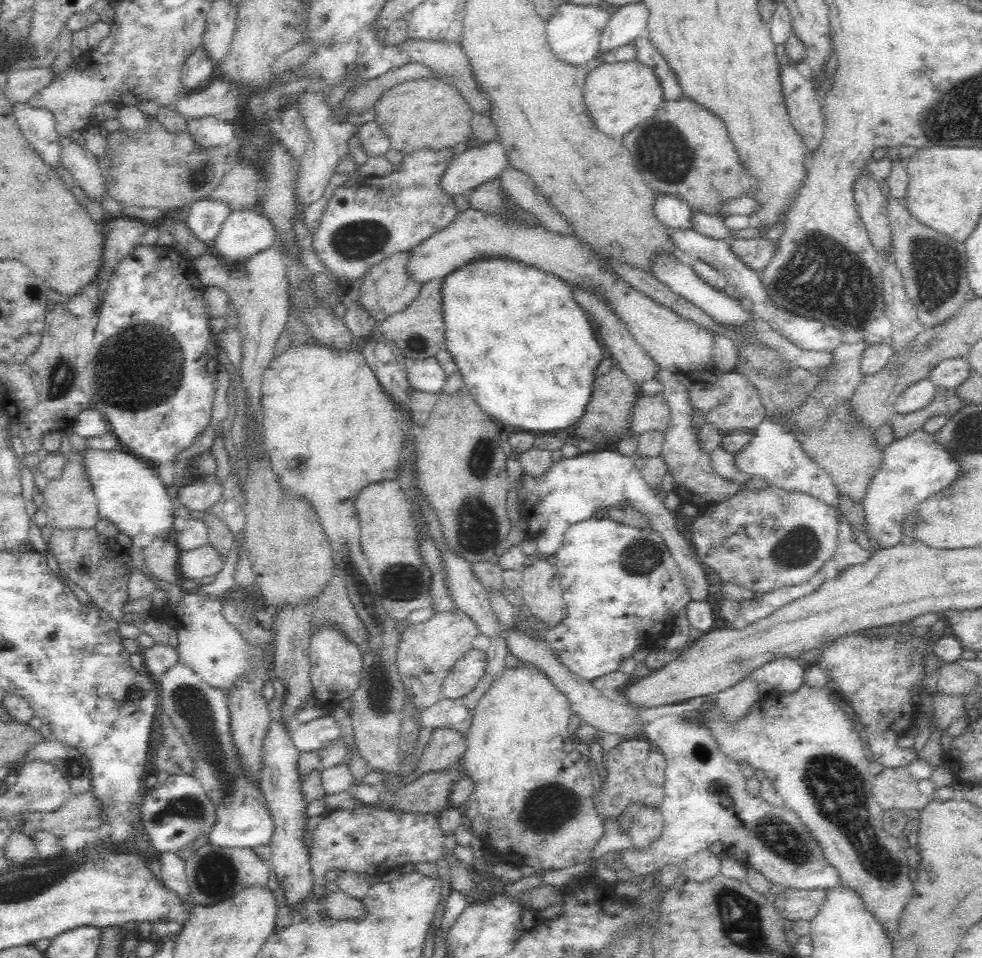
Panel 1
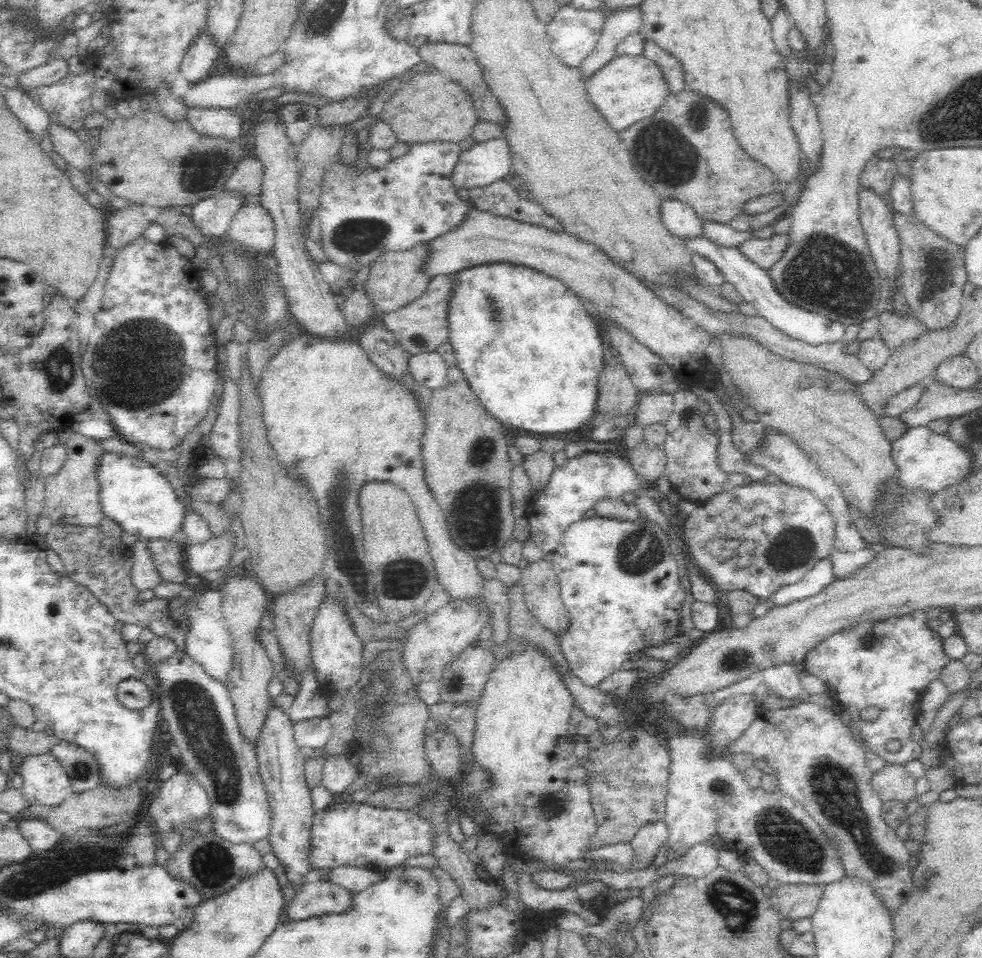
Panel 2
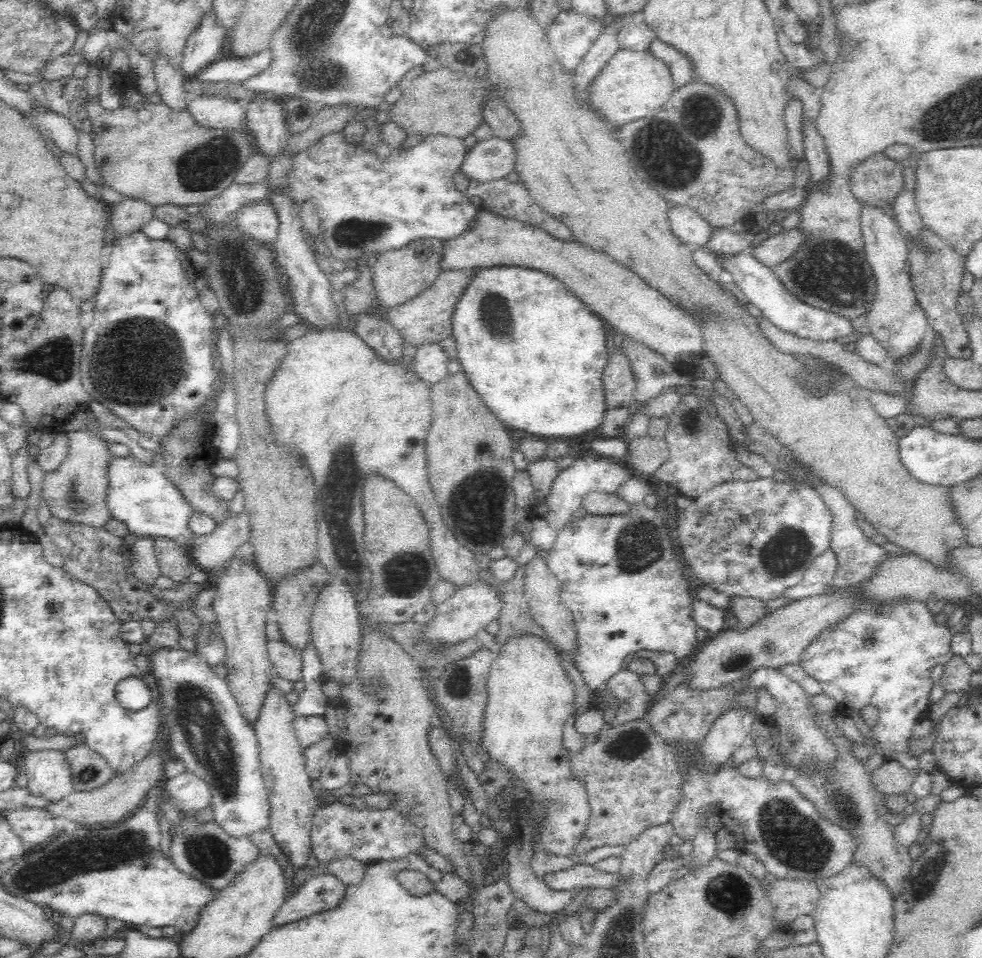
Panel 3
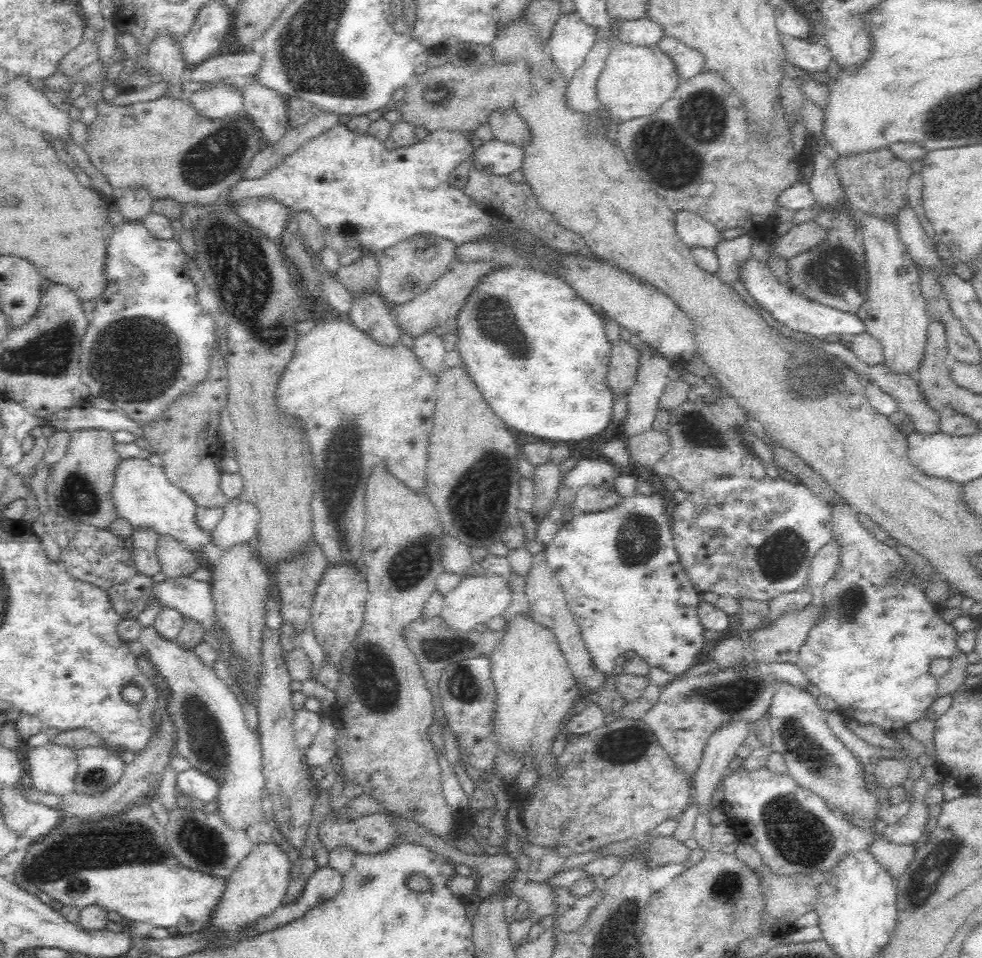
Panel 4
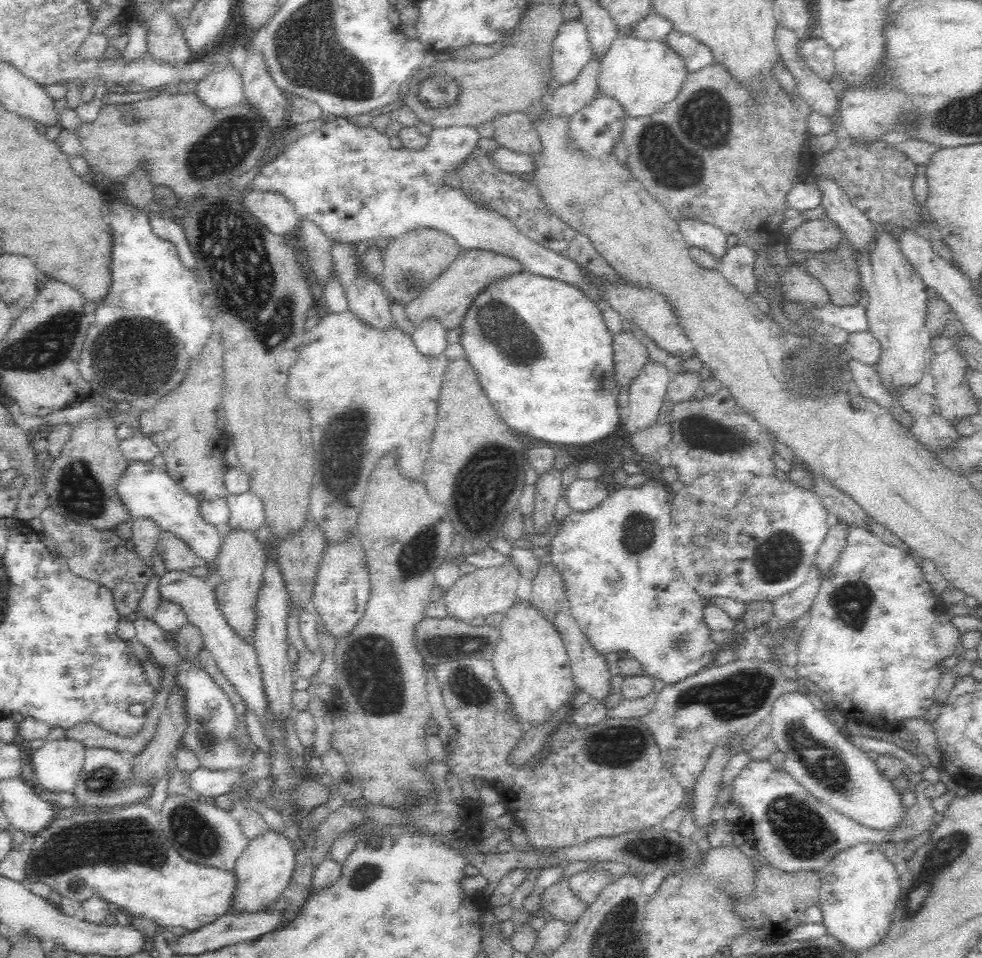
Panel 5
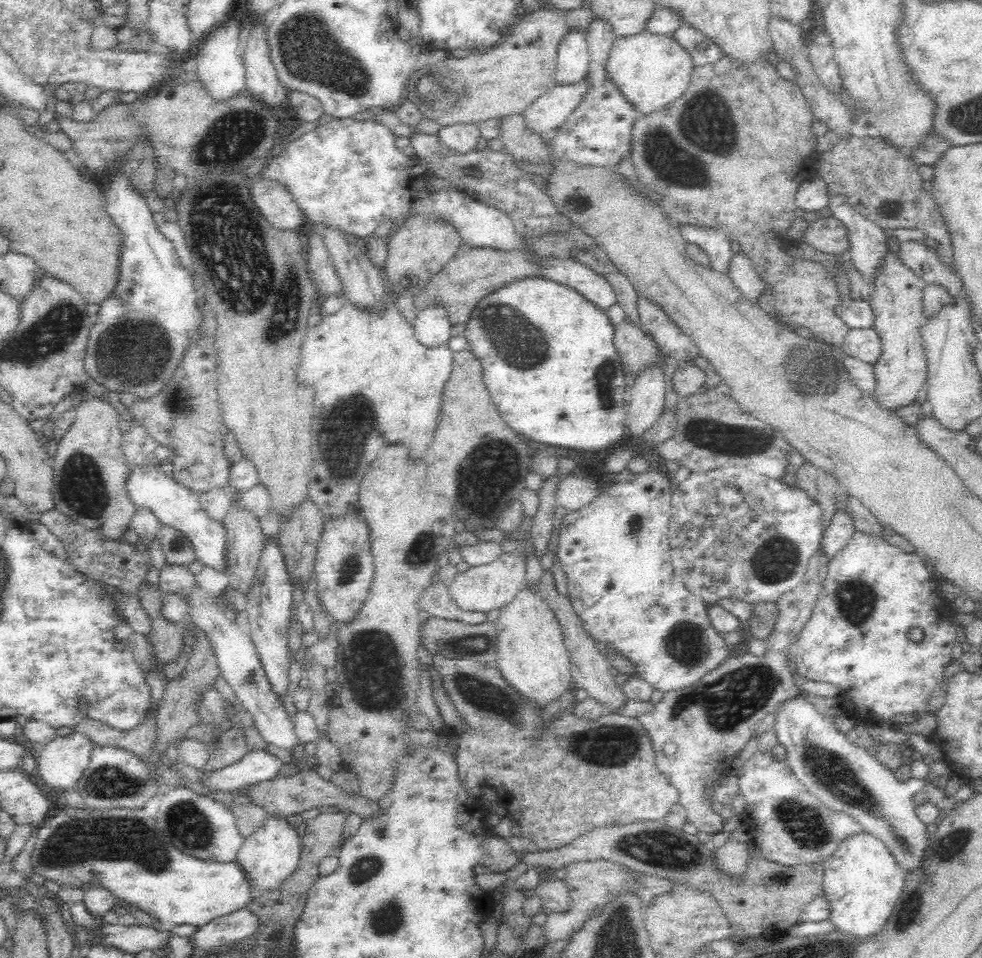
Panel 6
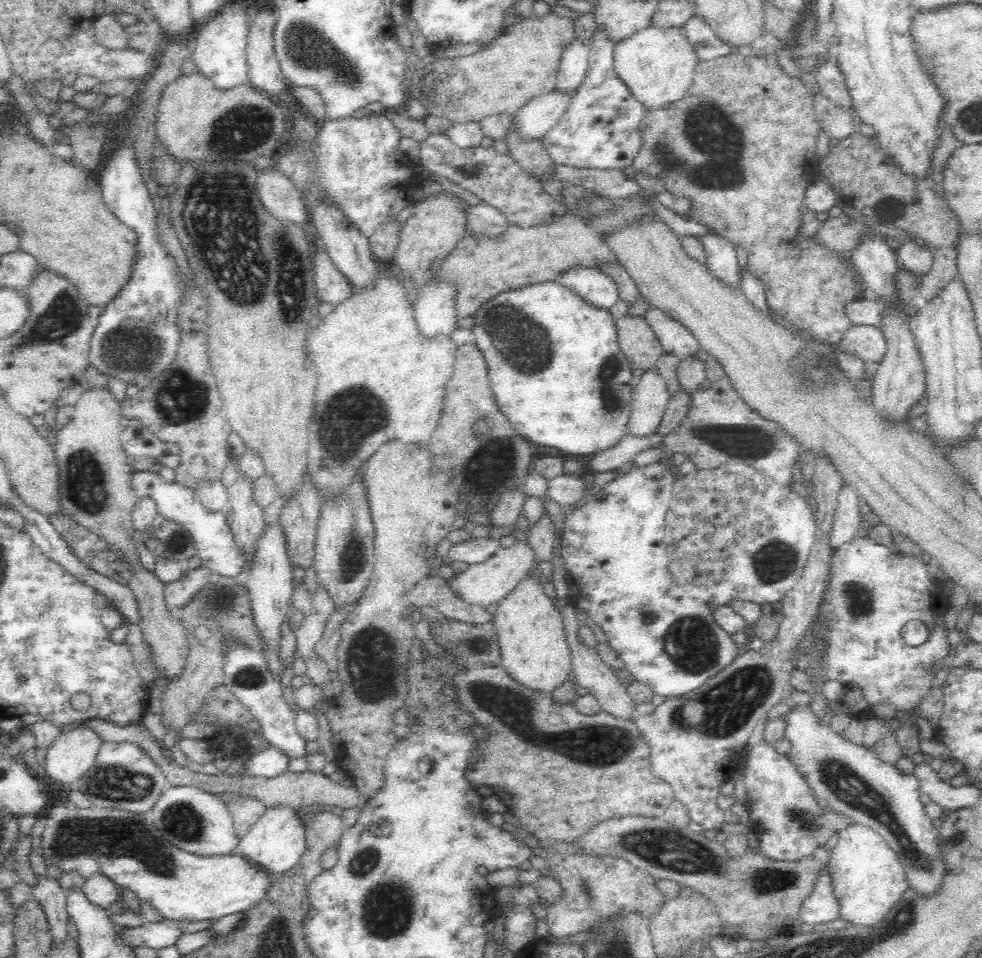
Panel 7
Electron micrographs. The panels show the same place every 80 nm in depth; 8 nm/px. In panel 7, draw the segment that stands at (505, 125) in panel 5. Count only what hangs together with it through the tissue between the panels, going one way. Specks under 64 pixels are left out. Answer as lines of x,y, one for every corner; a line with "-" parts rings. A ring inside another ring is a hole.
510,126
510,130
508,130
504,140
509,154
524,172
538,180
556,178
556,164
539,140
522,142
515,136
513,126

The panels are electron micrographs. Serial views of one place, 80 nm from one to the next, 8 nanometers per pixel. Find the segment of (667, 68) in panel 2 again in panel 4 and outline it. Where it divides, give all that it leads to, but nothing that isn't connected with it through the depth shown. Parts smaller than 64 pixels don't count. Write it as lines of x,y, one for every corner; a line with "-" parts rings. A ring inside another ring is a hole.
664,35
657,45
675,60
681,79
688,80
698,72
704,71
704,53
686,44
682,39

